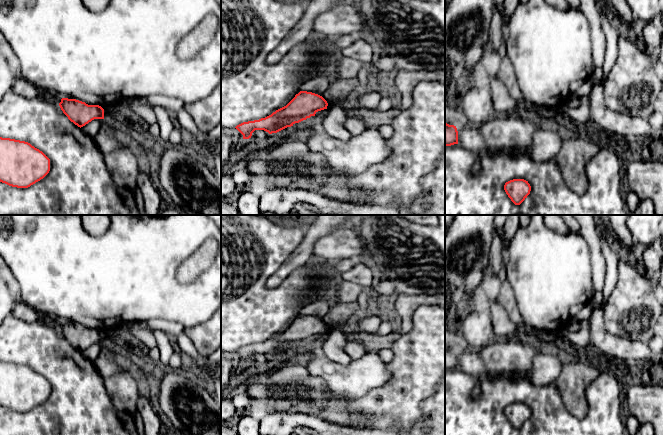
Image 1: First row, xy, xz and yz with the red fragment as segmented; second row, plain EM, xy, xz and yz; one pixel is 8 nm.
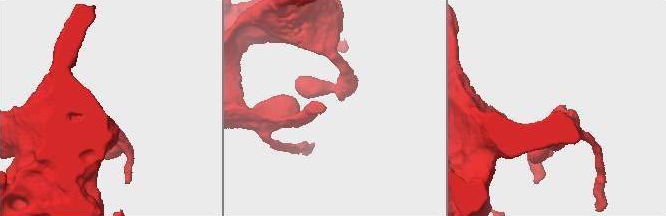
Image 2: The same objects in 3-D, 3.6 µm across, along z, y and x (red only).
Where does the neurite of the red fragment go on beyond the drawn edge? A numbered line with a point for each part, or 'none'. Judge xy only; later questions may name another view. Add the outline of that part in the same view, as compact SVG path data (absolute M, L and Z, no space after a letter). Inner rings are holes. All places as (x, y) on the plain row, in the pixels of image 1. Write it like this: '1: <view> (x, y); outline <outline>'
none

